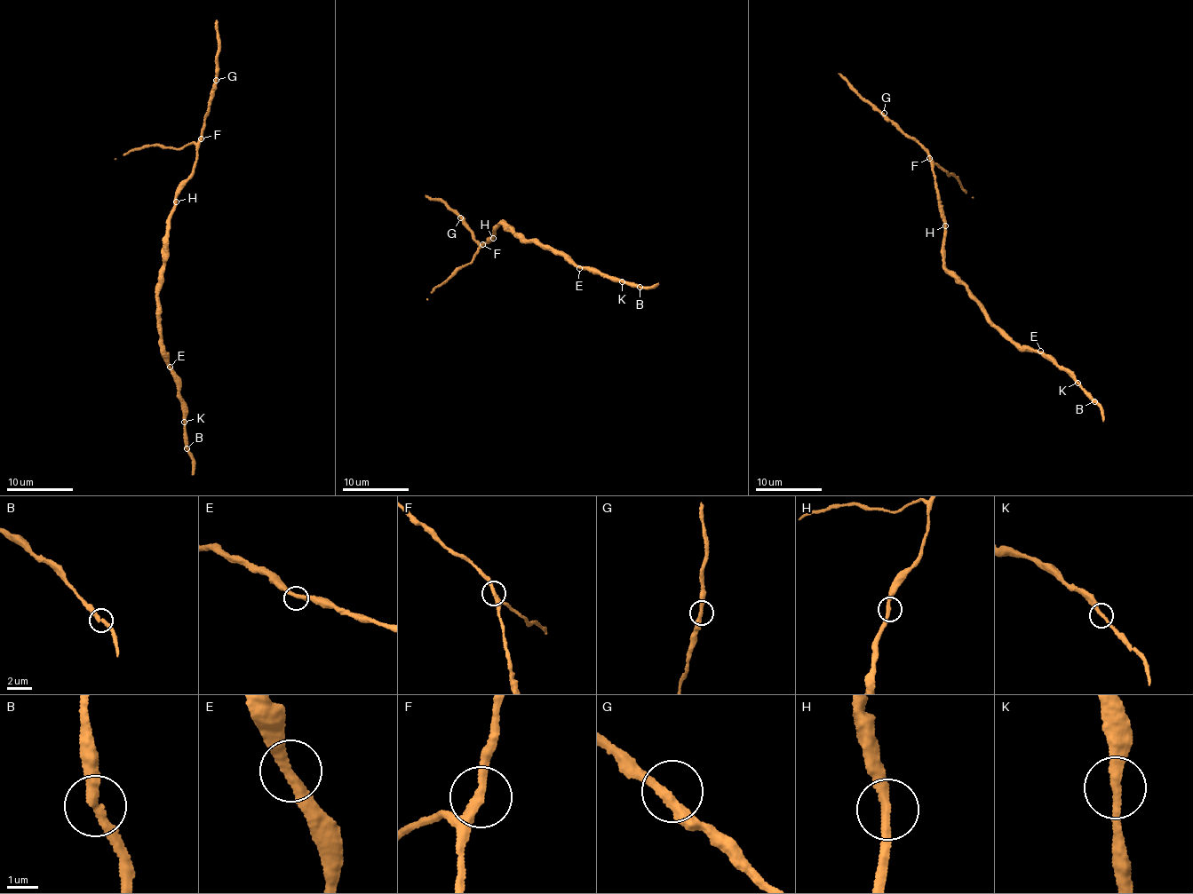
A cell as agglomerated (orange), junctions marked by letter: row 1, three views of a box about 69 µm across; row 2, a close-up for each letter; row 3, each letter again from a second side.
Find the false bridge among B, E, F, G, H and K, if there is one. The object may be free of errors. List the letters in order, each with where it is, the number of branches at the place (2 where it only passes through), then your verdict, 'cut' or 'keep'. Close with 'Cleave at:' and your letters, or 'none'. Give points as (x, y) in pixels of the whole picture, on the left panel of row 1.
B: place (186, 448); branches 2; keep
E: place (170, 367); branches 2; keep
F: place (201, 138); branches 2; keep
G: place (216, 80); branches 2; keep
H: place (176, 201); branches 2; keep
K: place (184, 422); branches 2; keep
Cleave at: none

